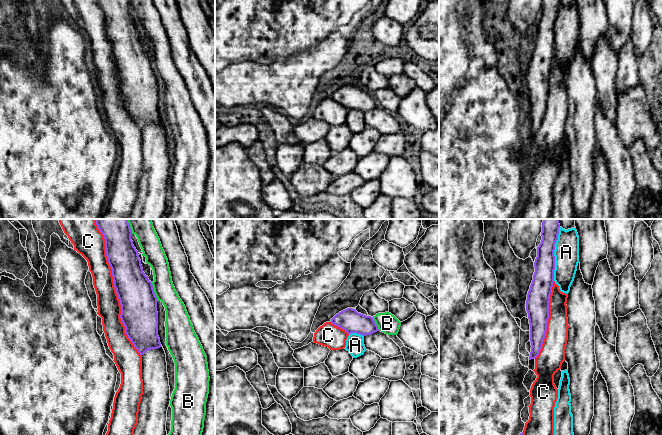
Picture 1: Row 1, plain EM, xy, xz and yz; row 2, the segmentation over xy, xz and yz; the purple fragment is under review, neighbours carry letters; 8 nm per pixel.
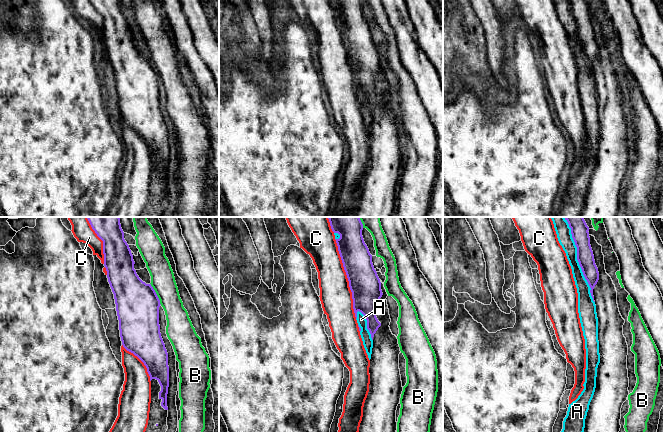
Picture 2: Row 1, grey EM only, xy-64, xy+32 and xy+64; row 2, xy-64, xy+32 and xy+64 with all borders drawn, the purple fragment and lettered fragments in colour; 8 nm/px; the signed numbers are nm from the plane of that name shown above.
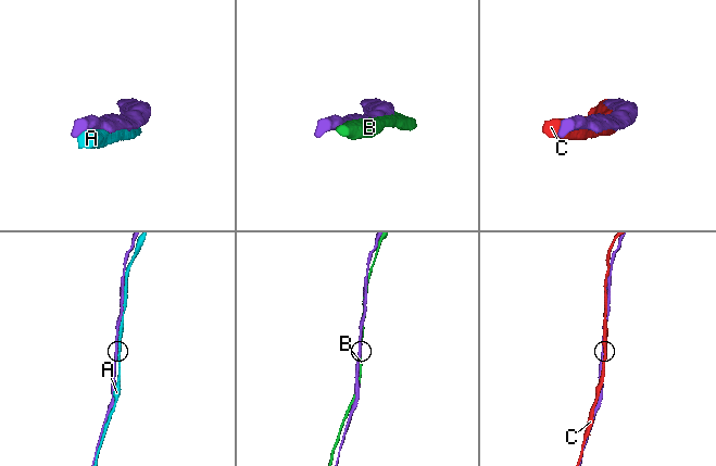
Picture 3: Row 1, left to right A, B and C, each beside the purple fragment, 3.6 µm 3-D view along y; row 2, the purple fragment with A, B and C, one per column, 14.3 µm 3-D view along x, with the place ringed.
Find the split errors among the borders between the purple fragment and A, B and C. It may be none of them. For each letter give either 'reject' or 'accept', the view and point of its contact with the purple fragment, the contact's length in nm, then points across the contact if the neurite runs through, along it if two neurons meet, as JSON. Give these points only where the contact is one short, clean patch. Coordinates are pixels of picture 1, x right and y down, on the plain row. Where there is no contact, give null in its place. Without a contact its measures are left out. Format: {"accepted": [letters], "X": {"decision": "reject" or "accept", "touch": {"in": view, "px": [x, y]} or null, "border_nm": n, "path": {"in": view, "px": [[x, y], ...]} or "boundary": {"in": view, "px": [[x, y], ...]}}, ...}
{"accepted": [], "A": {"decision": "reject", "touch": {"in": "yz", "px": [553, 30]}, "border_nm": 440}, "B": {"decision": "reject", "touch": {"in": "xy", "px": [153, 67]}, "border_nm": 160}, "C": {"decision": "reject", "touch": {"in": "xy", "px": [116, 66]}, "border_nm": 1100}}

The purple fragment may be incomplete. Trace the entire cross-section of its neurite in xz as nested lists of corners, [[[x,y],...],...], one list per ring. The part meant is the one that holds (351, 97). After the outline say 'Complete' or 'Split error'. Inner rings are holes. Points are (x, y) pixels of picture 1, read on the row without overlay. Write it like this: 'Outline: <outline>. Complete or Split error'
Outline: [[[352,84],[339,88],[330,98],[345,106],[348,110],[357,109],[366,112],[379,107],[373,93],[358,89]]]. Complete

